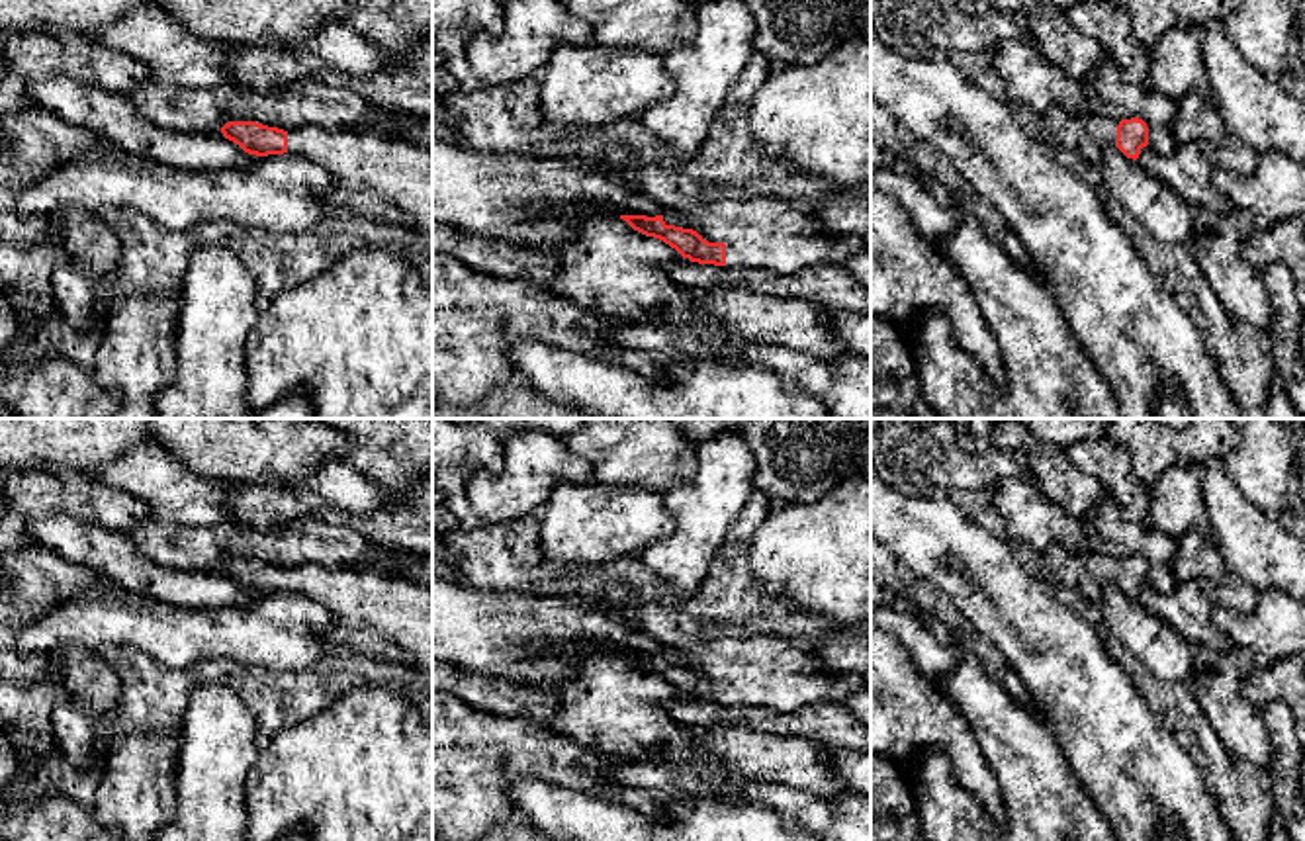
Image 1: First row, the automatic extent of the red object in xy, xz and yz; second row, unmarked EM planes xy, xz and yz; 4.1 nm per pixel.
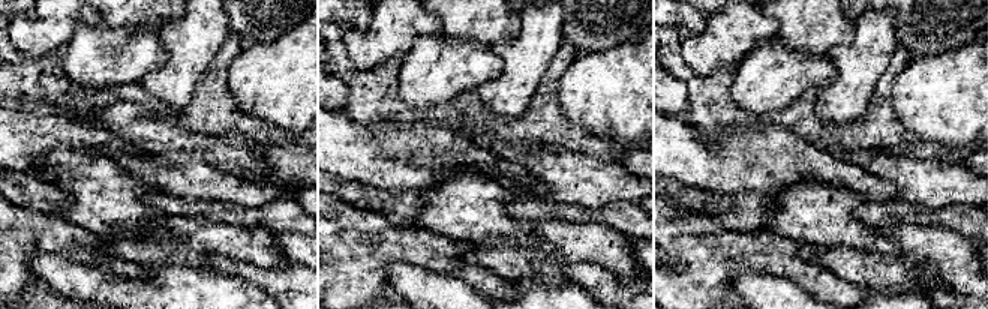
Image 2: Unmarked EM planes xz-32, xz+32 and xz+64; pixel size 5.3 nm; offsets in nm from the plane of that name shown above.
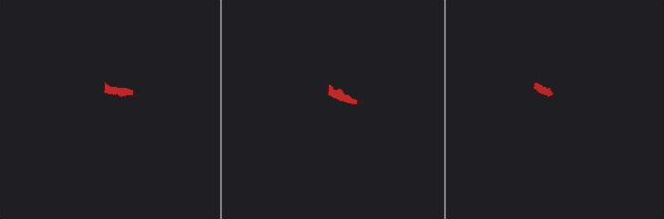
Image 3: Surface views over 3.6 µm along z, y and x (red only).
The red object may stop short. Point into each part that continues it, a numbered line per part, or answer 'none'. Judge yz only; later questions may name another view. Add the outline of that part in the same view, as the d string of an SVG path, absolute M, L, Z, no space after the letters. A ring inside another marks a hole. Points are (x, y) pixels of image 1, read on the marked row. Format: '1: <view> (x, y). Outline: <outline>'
1: yz (1088, 137). Outline: M1060 106L1047 110L1041 119L1049 129L1051 145L1094 164L1100 164L1107 147L1115 147L1117 119L1096 117L1092 113L1074 117Z

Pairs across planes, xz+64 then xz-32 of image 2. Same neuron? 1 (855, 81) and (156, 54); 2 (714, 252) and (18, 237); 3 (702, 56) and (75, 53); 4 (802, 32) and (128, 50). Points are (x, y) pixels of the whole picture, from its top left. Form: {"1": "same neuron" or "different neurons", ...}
{"1": "different neurons", "2": "same neuron", "3": "different neurons", "4": "different neurons"}

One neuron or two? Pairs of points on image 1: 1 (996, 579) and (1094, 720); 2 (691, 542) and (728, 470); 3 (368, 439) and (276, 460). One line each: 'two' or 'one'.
1: one
2: one
3: two

